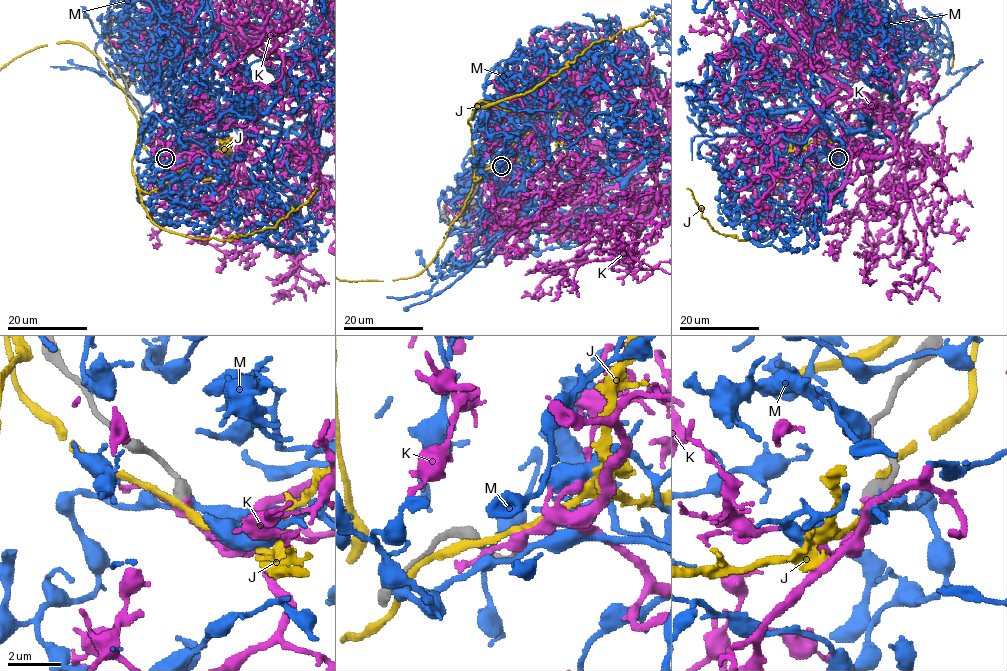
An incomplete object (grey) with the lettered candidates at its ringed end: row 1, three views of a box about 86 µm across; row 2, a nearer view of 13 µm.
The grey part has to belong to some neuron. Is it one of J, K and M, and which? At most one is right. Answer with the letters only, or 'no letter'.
M

